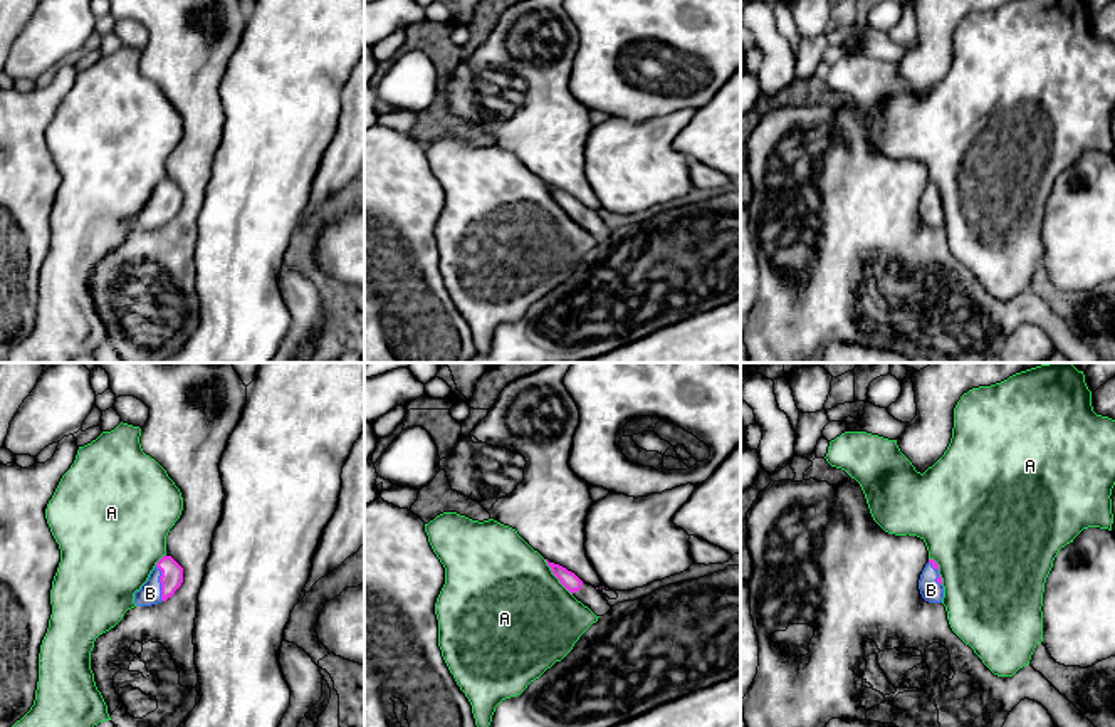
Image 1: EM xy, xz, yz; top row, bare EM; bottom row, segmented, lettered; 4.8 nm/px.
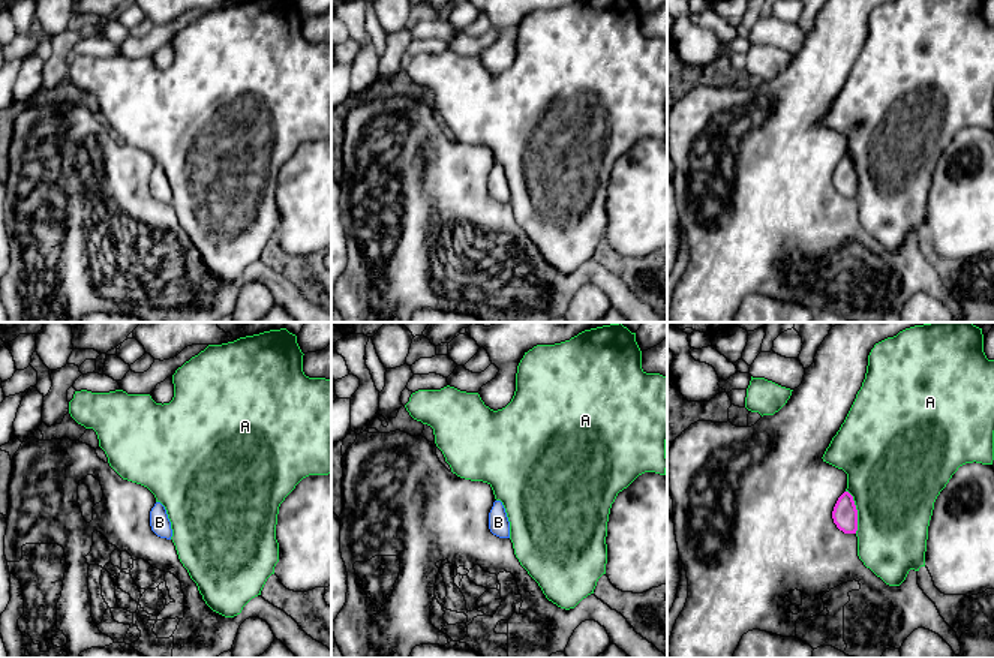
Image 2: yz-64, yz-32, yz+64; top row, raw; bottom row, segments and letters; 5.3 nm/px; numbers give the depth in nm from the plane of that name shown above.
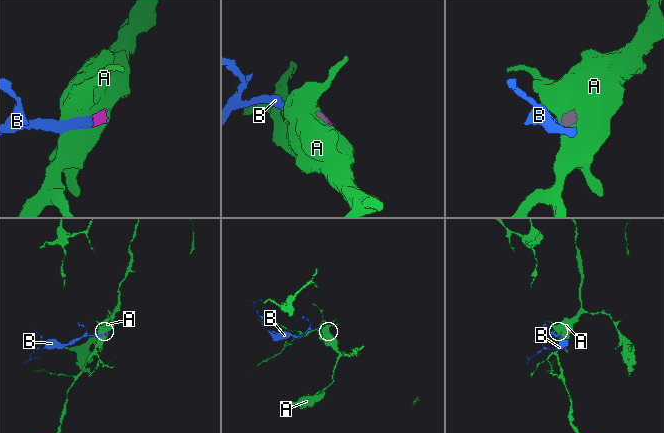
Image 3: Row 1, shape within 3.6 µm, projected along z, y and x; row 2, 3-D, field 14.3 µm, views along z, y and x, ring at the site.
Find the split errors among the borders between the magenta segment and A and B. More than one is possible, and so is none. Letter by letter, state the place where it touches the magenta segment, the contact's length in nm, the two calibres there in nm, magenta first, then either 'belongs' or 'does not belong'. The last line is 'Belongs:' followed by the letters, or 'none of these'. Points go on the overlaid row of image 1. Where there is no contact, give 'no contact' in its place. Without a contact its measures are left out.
A: xz (556, 576) | 220 nm | 80/500 nm | does not belong
B: xy (160, 581) | 170 nm | 110/110 nm | belongs
Belongs: B

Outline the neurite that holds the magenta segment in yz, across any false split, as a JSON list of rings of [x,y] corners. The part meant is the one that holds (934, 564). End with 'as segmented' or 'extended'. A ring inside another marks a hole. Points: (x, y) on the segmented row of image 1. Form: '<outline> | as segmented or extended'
[[[929,559],[929,562],[924,567],[919,579],[919,589],[925,601],[942,603],[944,586],[942,578],[939,574],[939,564],[934,559]]] | extended

